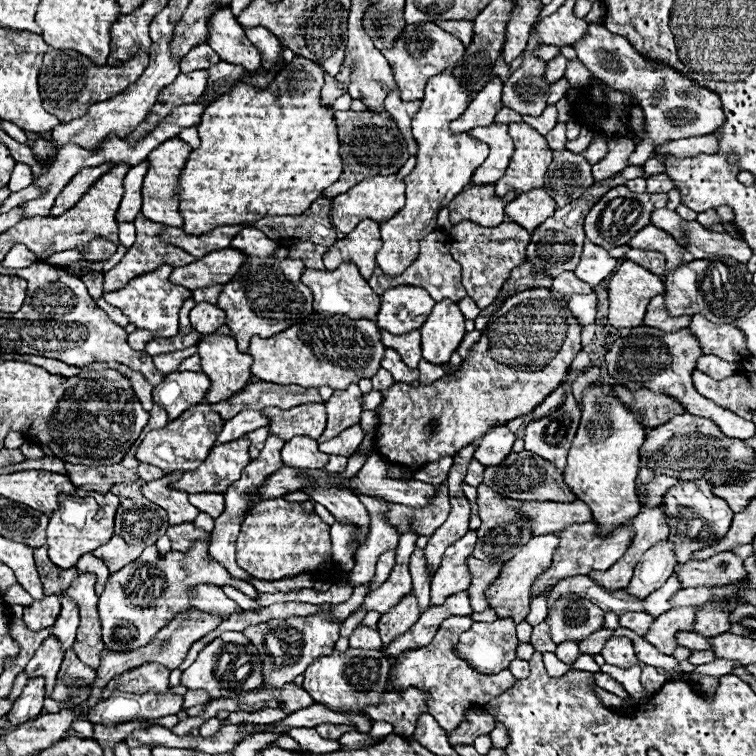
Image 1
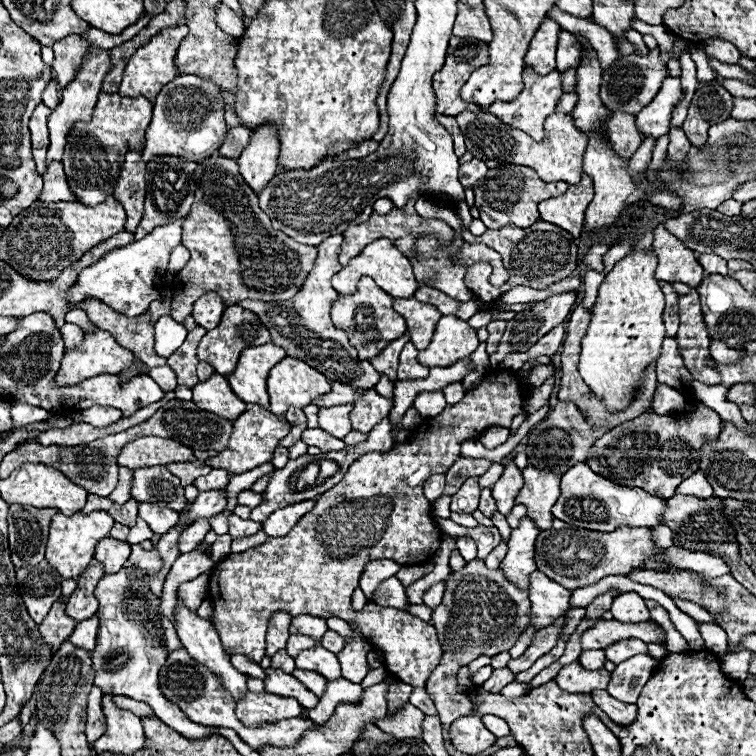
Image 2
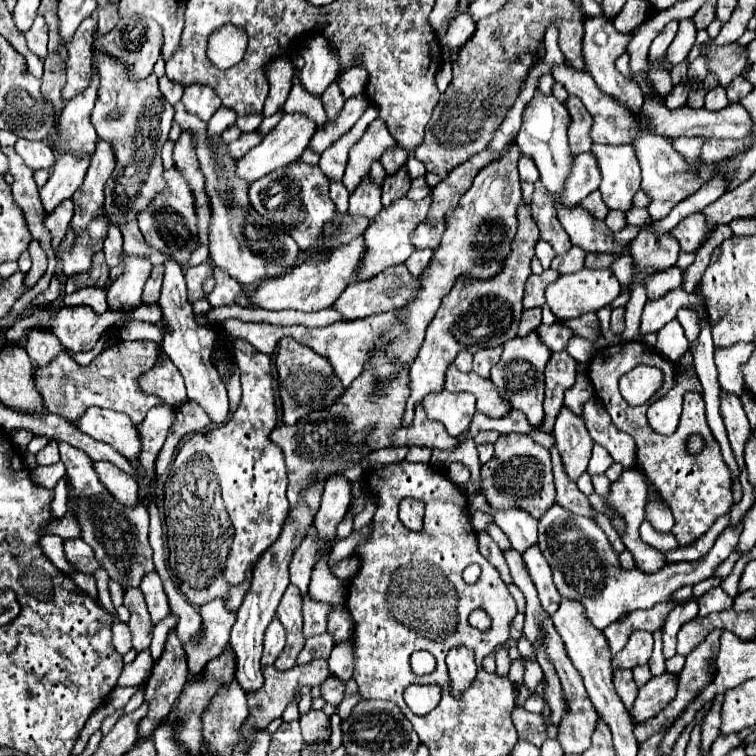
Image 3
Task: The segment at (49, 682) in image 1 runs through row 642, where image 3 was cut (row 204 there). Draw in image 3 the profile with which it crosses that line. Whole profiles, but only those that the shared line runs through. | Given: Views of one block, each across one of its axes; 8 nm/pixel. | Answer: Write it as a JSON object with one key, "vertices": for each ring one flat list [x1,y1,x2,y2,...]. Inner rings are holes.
{"vertices":[[68,154,58,156,58,162,50,174,50,180,40,188,40,200,46,216,52,214,60,202,68,200,80,188,88,164,90,164,90,158,76,160,76,156,68,156]]}

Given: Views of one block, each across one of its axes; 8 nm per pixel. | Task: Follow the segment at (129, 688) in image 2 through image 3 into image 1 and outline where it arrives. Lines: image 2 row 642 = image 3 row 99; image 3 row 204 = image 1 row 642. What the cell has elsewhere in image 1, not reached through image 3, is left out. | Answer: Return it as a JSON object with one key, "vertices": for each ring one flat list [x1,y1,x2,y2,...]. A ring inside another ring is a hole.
{"vertices":[[198,540,186,556,180,552,168,552,164,558,158,554,156,546,148,546,134,562,110,574,98,602,102,638,108,650,128,652,144,646,144,642,150,642,156,636,156,632,162,630,176,614,190,608,190,600,188,600,190,586,196,584,234,586,250,598,256,596,256,590,248,582,232,578,224,570,224,566,220,566,208,556,208,546,210,542]]}

